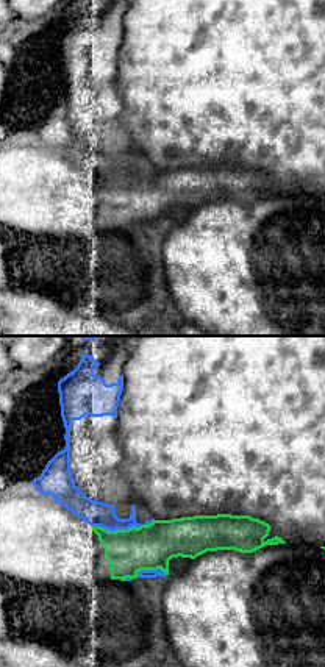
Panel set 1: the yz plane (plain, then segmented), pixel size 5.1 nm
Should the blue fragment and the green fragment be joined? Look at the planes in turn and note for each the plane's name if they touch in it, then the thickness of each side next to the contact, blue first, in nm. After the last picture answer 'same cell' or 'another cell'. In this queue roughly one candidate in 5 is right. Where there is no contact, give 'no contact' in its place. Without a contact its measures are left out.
contact in yz; calibres 130 and 240 nm

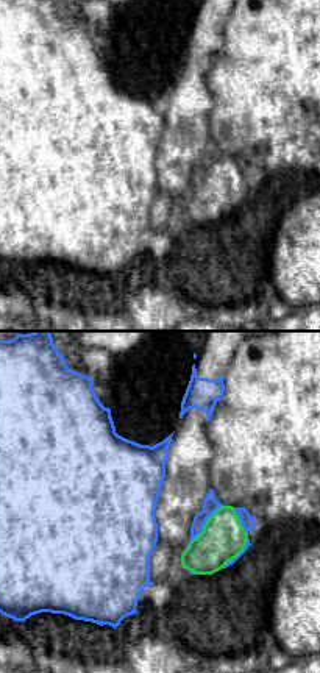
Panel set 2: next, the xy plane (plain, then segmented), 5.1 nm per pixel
contact in xy; calibres 80 and 220 nm

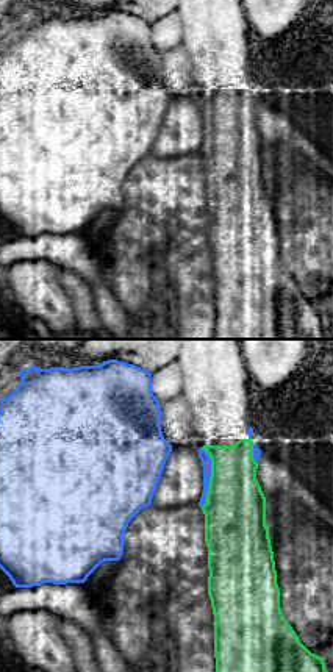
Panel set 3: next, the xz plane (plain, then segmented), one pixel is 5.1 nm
contact in xz; calibres 50 and 320 nm

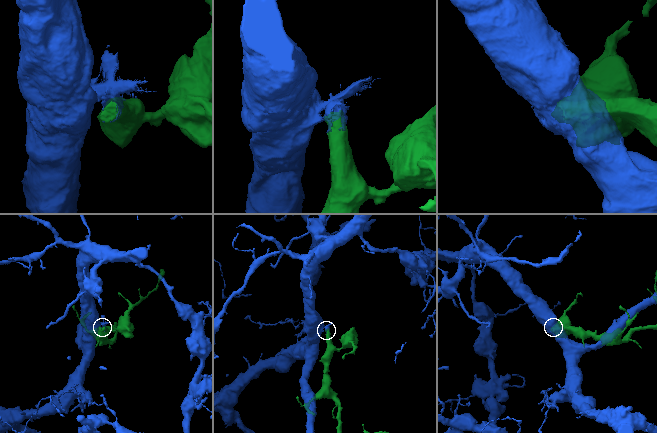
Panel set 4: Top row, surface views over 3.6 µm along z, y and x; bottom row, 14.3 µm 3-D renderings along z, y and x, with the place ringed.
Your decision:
another cell

